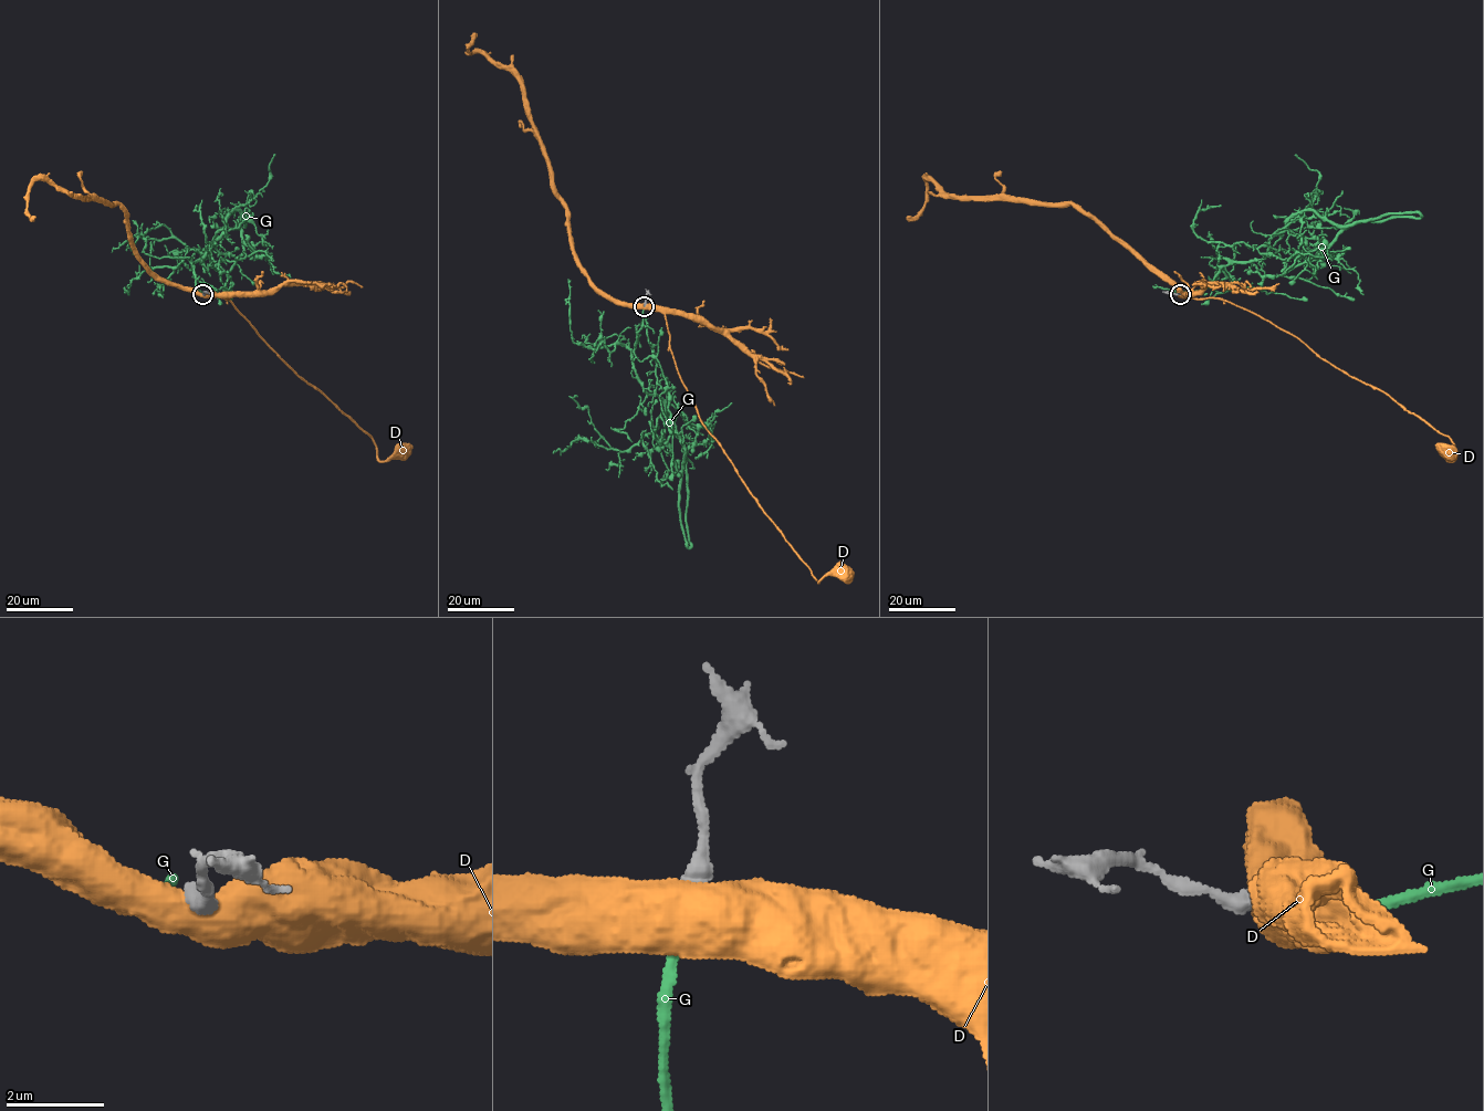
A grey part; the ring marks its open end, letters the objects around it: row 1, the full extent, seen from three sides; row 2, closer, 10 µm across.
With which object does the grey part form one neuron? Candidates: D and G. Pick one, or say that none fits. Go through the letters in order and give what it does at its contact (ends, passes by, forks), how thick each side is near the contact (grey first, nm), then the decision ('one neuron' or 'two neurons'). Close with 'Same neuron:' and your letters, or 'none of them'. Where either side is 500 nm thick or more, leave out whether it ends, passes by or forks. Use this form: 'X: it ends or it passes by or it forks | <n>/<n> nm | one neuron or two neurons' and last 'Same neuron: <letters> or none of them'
D: 400/850 nm | two neurons
G: it ends | 320/140 nm | one neuron
Same neuron: G

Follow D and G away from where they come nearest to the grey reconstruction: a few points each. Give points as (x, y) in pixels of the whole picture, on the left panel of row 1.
D: (204, 294), (228, 299), (301, 379), (372, 437), (380, 461), (401, 459), (405, 451)
G: (202, 294), (190, 262), (217, 232), (201, 257), (234, 261), (243, 251), (241, 231), (213, 227), (215, 215)

